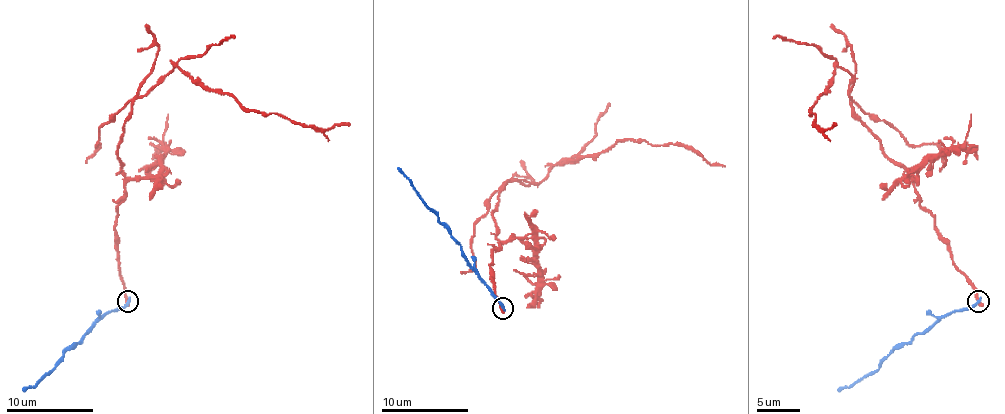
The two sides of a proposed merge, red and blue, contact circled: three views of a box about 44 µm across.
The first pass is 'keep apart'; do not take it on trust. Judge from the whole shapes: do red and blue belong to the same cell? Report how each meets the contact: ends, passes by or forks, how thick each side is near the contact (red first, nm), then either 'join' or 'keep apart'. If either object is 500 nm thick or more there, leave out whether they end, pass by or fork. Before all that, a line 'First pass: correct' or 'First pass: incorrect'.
First pass: correct
red ends | blue ends | 300/260 nm | keep apart

